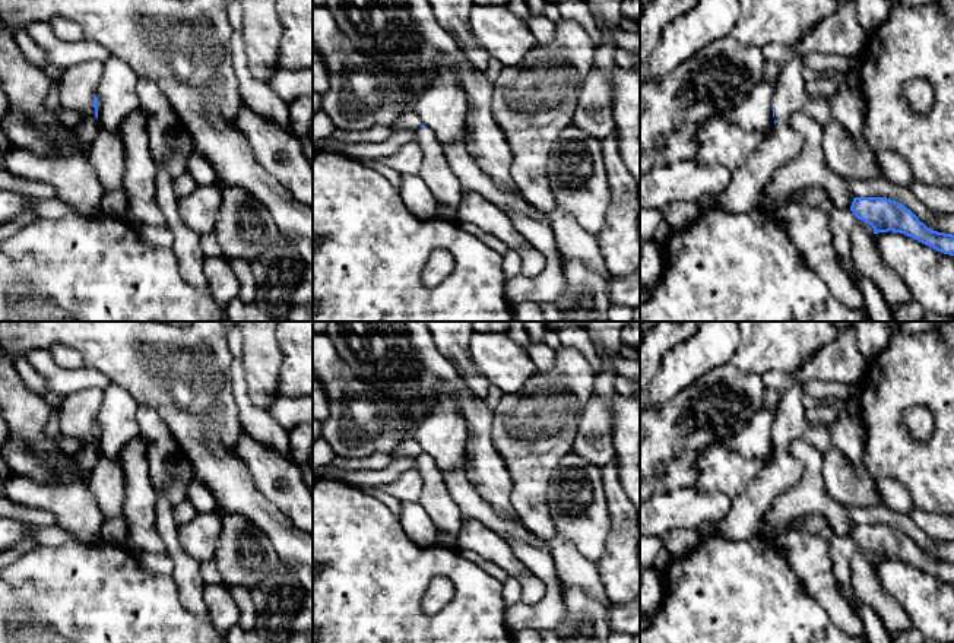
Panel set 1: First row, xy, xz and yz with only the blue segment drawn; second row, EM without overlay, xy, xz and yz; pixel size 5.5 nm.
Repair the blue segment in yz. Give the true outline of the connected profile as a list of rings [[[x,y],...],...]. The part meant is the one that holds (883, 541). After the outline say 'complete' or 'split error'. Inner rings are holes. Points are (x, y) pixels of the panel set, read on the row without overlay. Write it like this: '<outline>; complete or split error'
[[[855,525],[850,533],[853,542],[878,560],[900,560],[932,574],[944,582],[954,583],[954,563],[928,555],[904,532],[887,525]]]; complete

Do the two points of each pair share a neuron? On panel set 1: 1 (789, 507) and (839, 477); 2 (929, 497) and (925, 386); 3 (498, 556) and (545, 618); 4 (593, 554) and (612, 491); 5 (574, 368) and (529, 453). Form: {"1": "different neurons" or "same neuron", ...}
{"1": "different neurons", "2": "same neuron", "3": "different neurons", "4": "different neurons", "5": "same neuron"}

